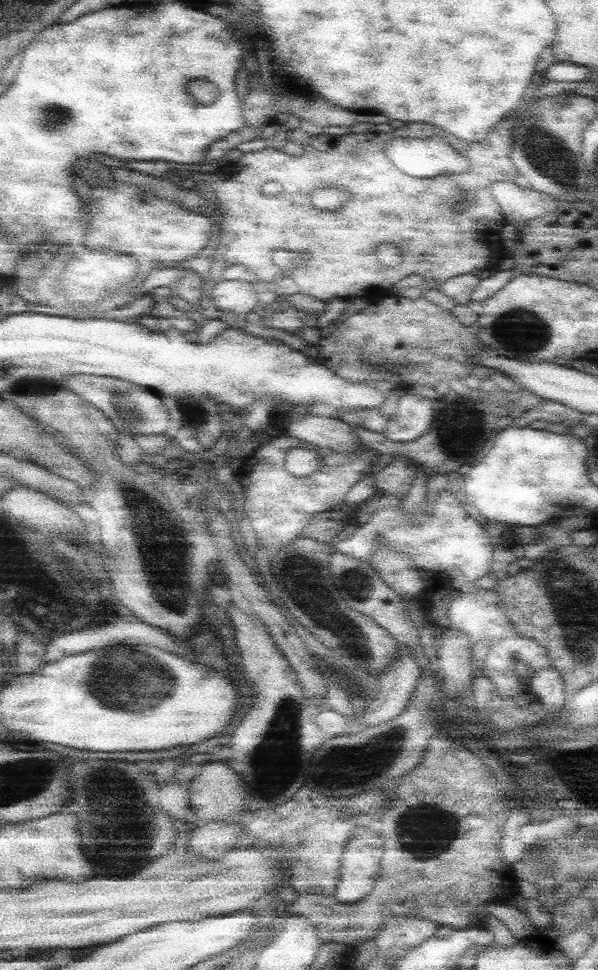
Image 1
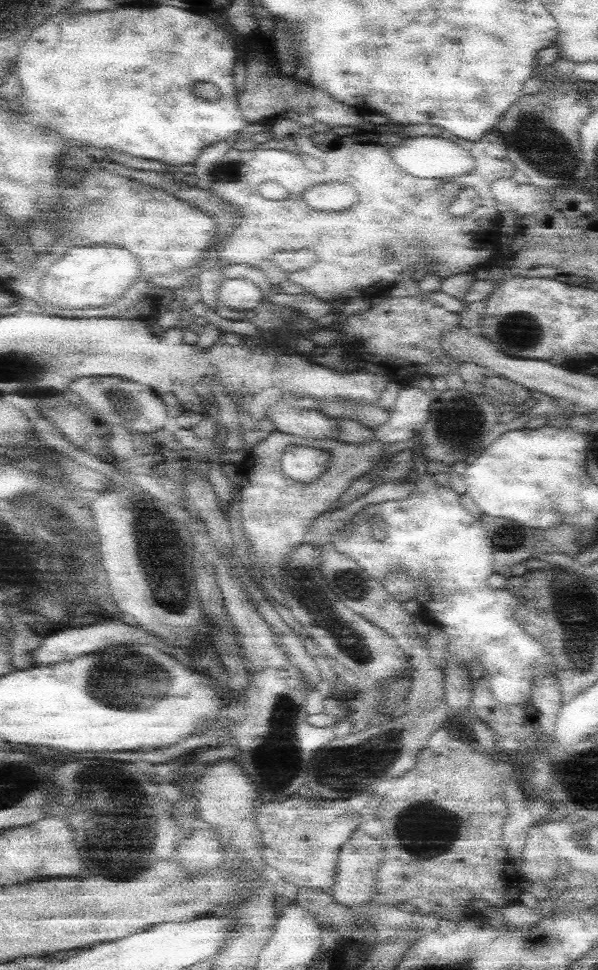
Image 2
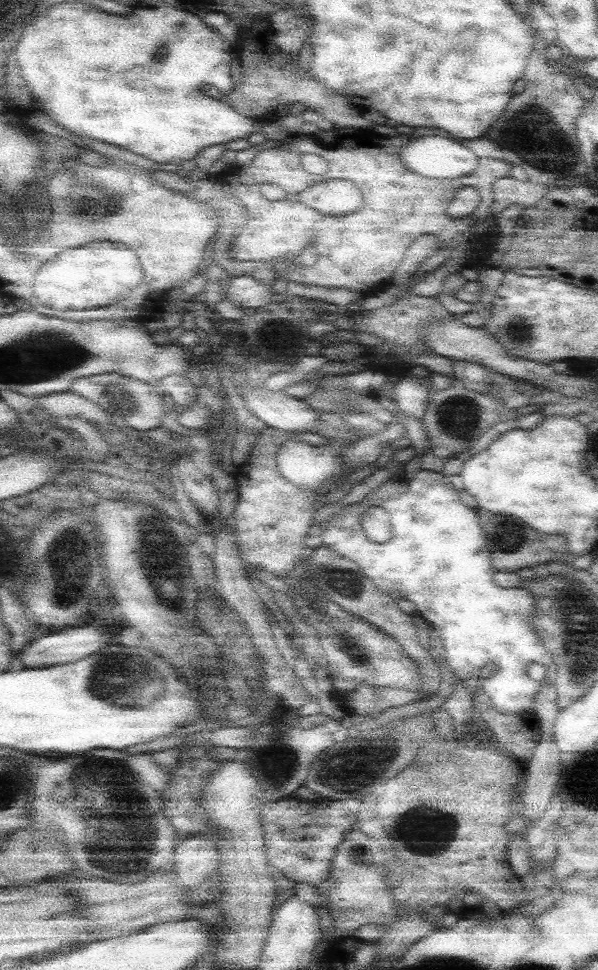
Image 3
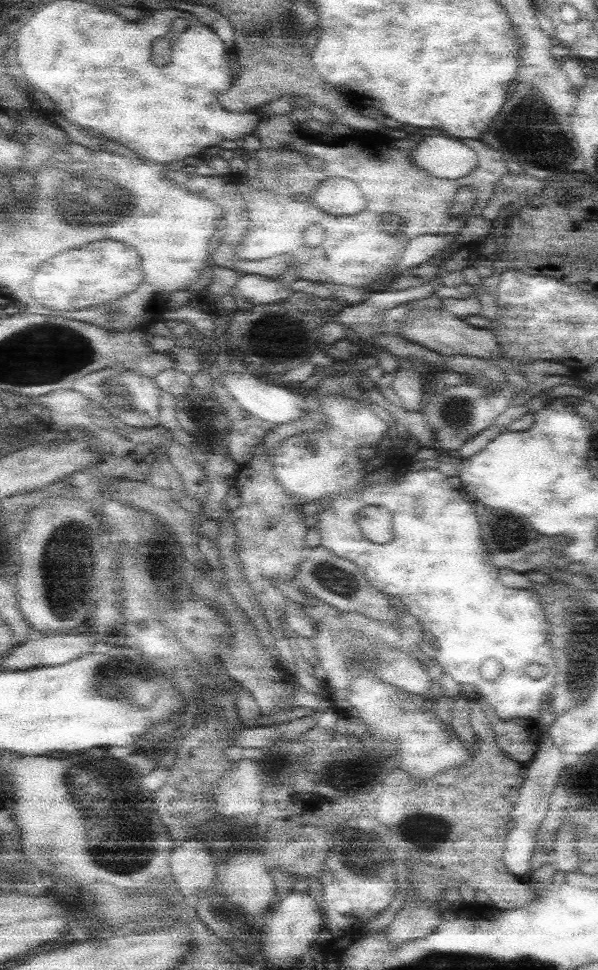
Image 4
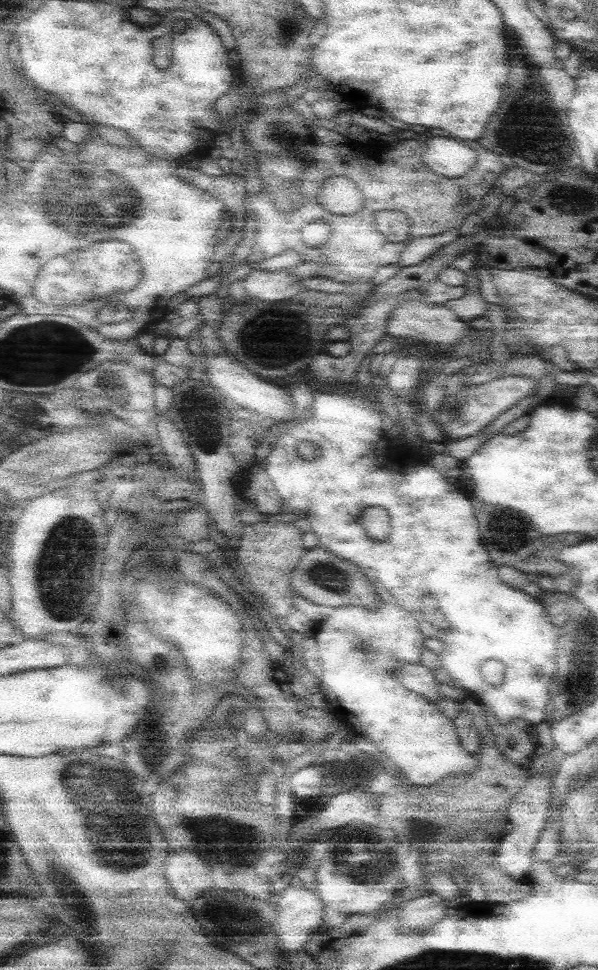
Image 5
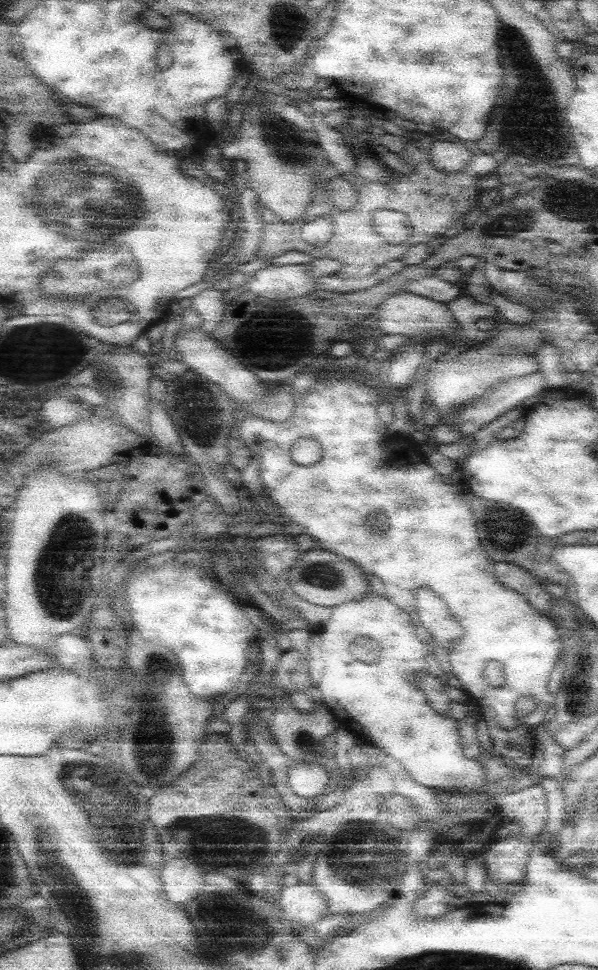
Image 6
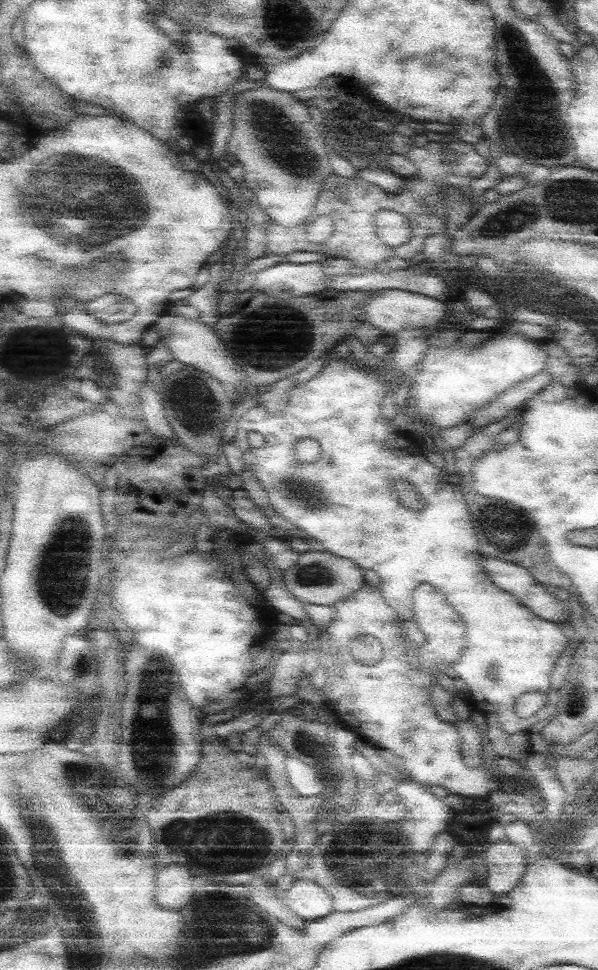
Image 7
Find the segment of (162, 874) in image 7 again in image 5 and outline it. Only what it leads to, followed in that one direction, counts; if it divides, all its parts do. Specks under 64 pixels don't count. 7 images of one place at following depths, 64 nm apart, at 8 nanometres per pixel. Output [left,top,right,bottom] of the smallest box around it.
[165,850,211,902]

